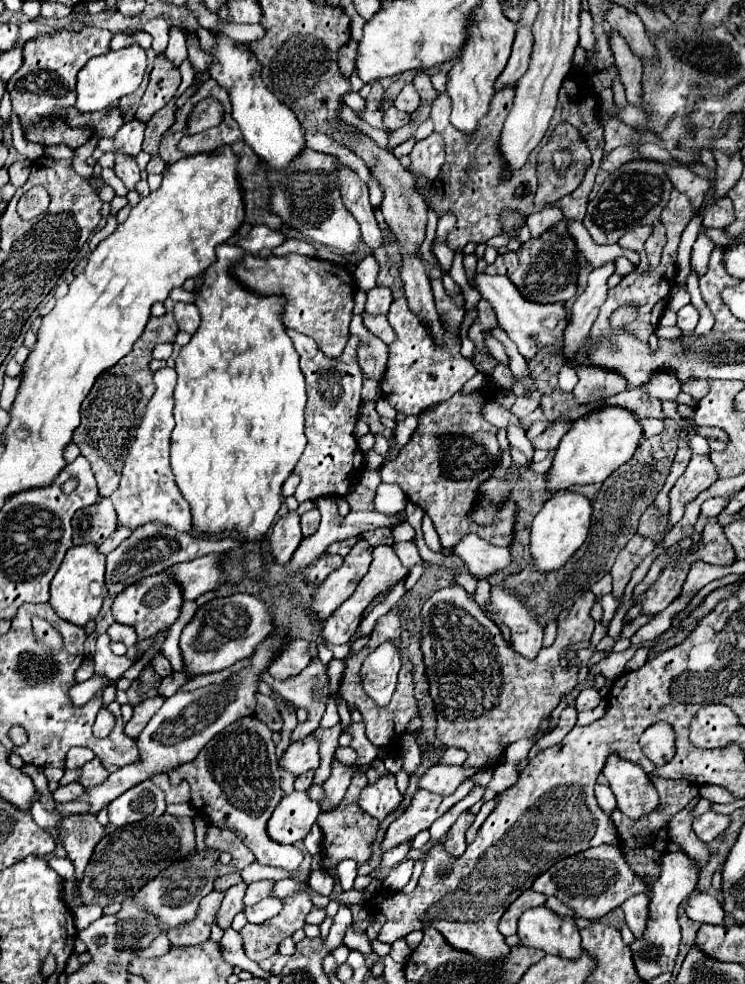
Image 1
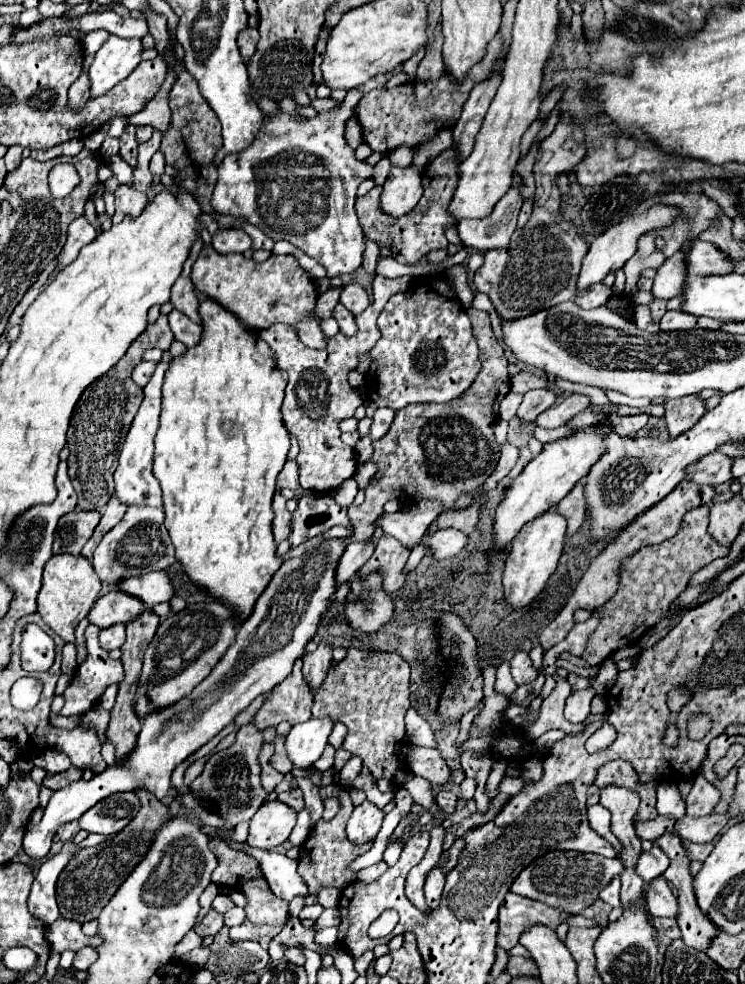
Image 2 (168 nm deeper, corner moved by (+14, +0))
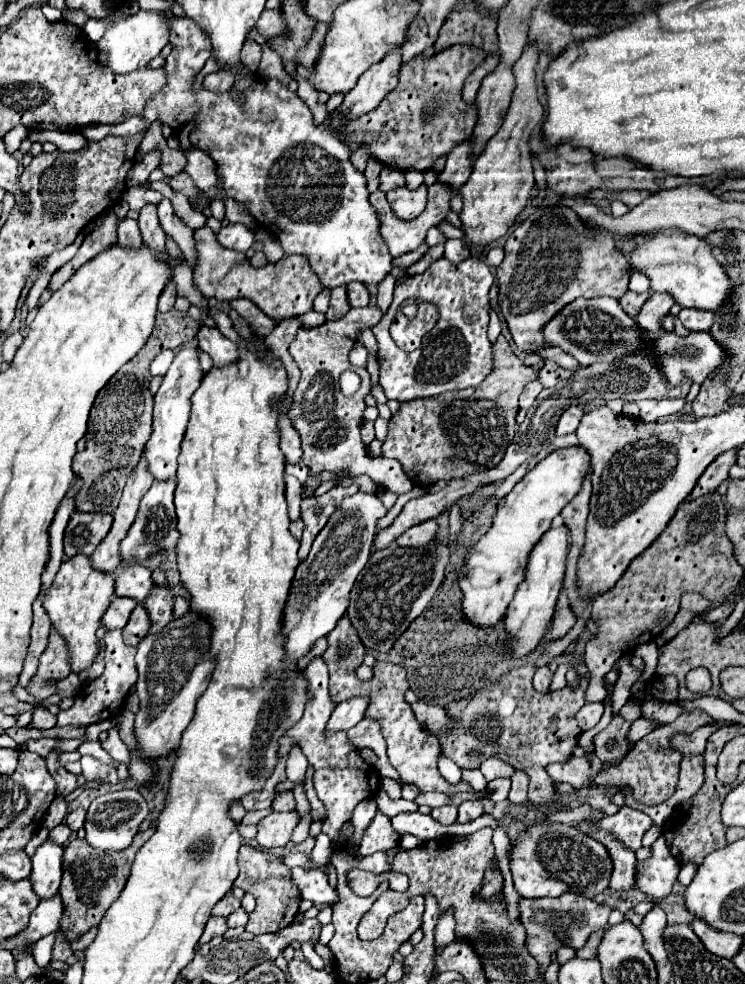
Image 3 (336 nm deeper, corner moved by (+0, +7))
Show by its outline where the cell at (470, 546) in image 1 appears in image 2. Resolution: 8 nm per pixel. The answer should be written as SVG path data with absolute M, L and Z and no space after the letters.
M444 529L444 531L426 533L420 539L420 543L428 545L434 559L450 559L464 549L464 545L468 543L468 537L456 529Z

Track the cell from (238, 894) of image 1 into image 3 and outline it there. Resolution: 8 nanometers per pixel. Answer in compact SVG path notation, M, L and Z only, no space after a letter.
M210 916L206 928L204 928L204 934L200 938L200 944L206 944L210 942L214 936L224 936L224 932L228 930L228 924L226 924L226 918L220 918L220 916Z

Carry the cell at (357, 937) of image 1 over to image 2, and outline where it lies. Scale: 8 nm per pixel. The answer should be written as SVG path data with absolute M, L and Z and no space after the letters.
M336 927L316 931L314 943L318 943L318 945L334 945L334 943L336 943Z

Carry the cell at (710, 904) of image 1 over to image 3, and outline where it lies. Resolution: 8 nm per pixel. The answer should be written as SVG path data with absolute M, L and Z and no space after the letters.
M664 834L652 844L652 858L636 864L636 886L652 898L666 898L678 878L680 864L670 854Z

